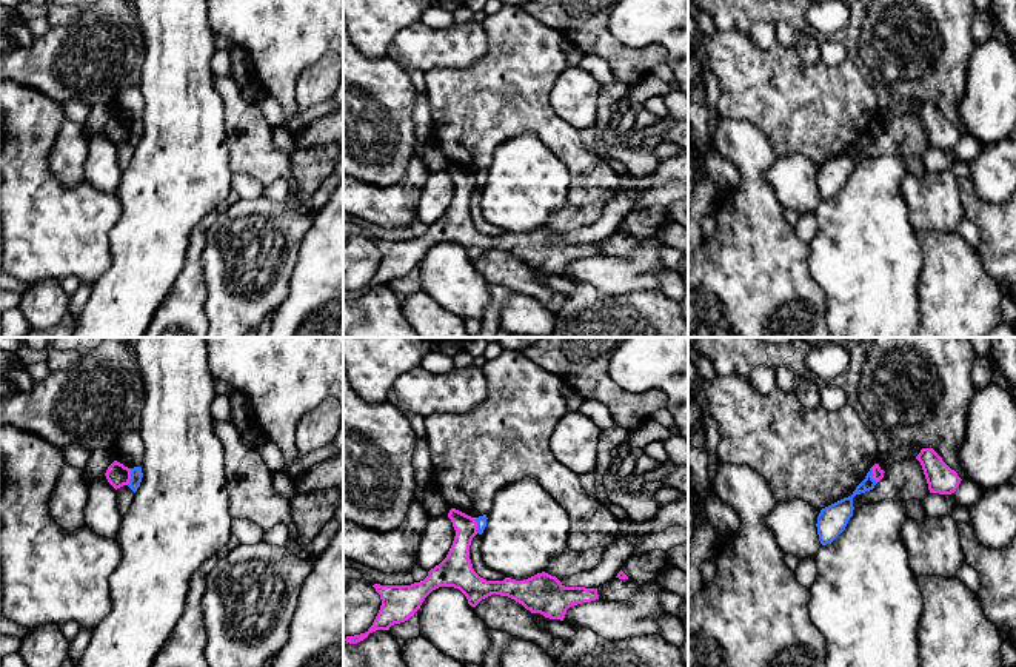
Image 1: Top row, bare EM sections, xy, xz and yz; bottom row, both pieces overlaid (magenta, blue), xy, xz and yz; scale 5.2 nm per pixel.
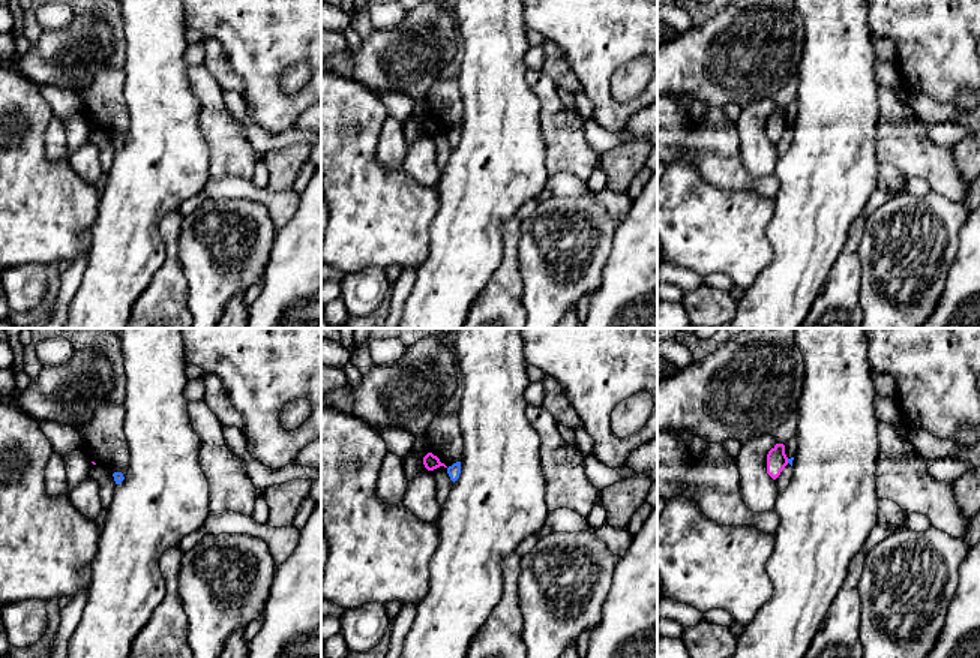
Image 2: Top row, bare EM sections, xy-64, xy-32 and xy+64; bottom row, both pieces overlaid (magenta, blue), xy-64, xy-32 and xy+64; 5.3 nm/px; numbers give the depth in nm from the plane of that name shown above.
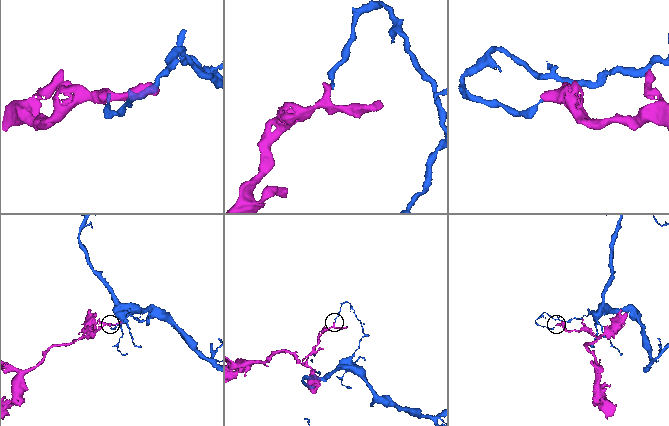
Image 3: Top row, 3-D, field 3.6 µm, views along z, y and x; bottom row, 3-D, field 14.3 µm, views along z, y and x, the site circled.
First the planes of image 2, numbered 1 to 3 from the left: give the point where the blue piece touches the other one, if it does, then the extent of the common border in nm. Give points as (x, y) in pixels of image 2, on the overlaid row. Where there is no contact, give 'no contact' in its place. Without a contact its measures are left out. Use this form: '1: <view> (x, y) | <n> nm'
1: no contact
2: no contact
3: xy+64 (787, 460) | 30 nm

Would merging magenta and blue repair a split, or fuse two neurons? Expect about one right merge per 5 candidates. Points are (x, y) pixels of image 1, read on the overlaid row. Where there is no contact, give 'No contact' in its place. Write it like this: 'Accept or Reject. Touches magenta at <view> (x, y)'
Reject. Touches magenta at xy (130, 476)

